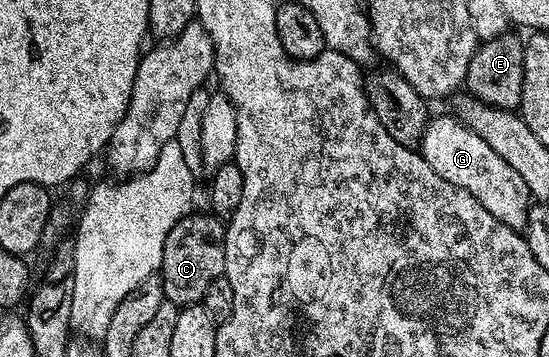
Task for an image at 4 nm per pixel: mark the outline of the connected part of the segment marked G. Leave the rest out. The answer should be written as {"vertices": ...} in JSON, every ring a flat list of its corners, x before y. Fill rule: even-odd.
{"vertices":[[434,115,422,131,419,151,439,178,447,178,447,182,470,192,499,222,509,228,524,229,531,207,527,182,456,115]]}

